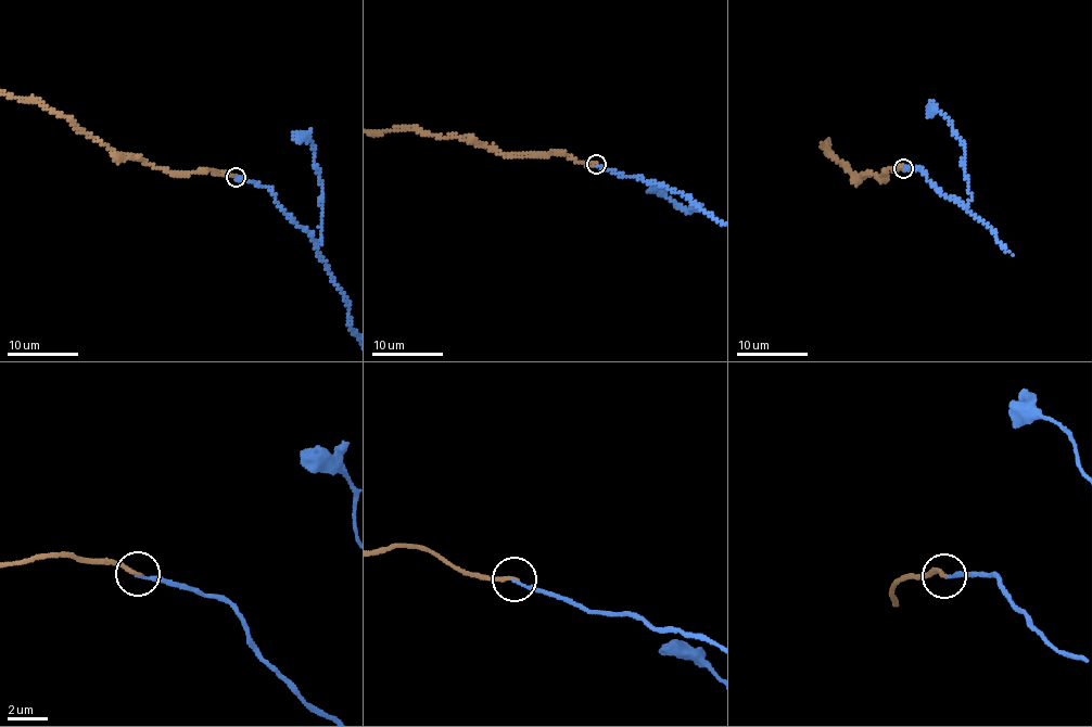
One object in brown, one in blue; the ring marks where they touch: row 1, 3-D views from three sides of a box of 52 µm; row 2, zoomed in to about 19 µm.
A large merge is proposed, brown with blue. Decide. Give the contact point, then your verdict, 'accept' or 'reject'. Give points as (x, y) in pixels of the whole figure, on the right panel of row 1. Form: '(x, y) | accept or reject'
(903, 168) | accept

